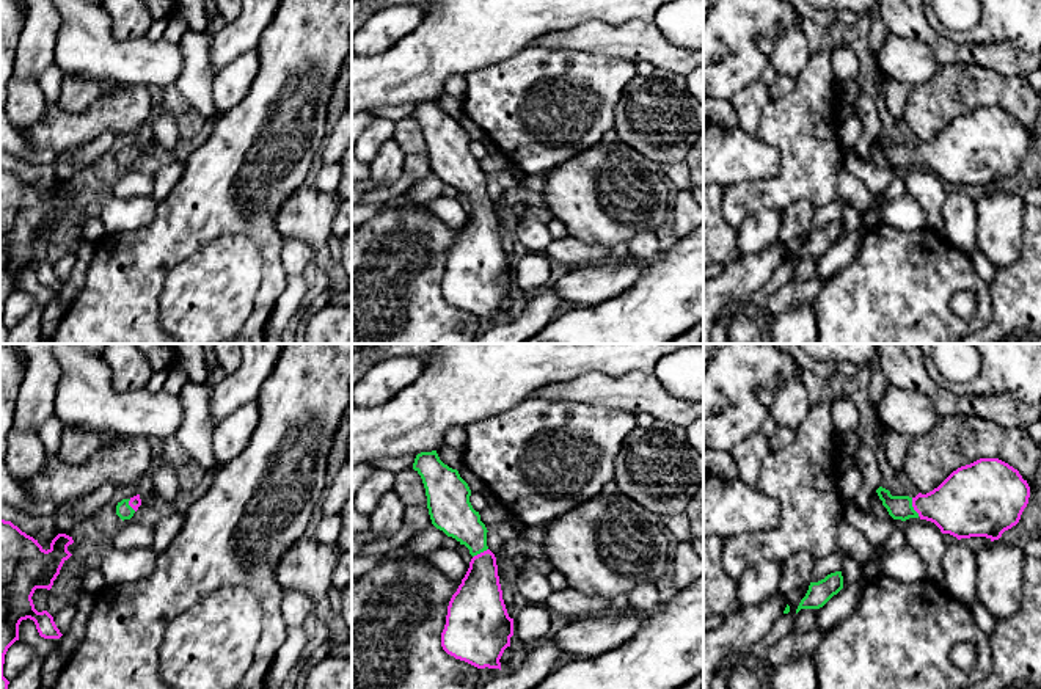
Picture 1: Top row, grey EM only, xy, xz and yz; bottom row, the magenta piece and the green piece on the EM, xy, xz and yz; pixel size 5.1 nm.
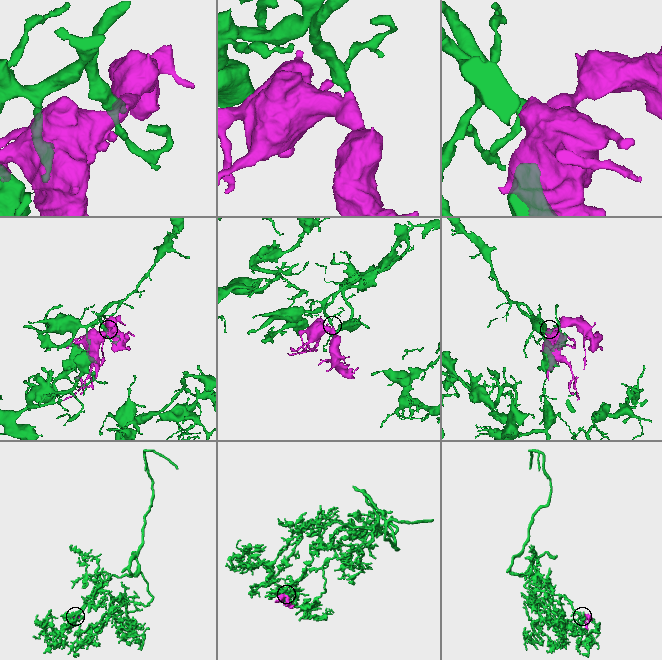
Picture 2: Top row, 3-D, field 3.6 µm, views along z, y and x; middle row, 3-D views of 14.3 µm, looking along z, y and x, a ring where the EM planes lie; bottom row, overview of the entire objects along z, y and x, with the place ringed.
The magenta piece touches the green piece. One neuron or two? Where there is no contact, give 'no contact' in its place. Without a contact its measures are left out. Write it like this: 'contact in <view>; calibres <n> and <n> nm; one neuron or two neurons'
contact in yz; calibres 320 and 130 nm; one neuron

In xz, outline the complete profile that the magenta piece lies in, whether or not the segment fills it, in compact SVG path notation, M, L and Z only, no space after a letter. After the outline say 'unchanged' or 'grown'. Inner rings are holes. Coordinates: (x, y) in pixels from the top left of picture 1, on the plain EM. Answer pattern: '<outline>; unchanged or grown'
M436 99L418 102L413 118L422 127L432 173L460 193L465 193L473 204L462 232L449 250L441 295L447 303L477 317L501 319L499 308L504 298L510 295L513 267L509 265L502 248L496 206L487 195L488 179L480 170L479 160L469 151L471 138L457 118L440 108Z; grown

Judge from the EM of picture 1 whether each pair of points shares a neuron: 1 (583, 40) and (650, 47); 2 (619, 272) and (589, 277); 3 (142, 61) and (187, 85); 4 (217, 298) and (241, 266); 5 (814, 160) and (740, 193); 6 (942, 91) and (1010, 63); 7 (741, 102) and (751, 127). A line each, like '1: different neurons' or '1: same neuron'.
1: same neuron
2: same neuron
3: different neurons
4: same neuron
5: same neuron
6: different neurons
7: same neuron

